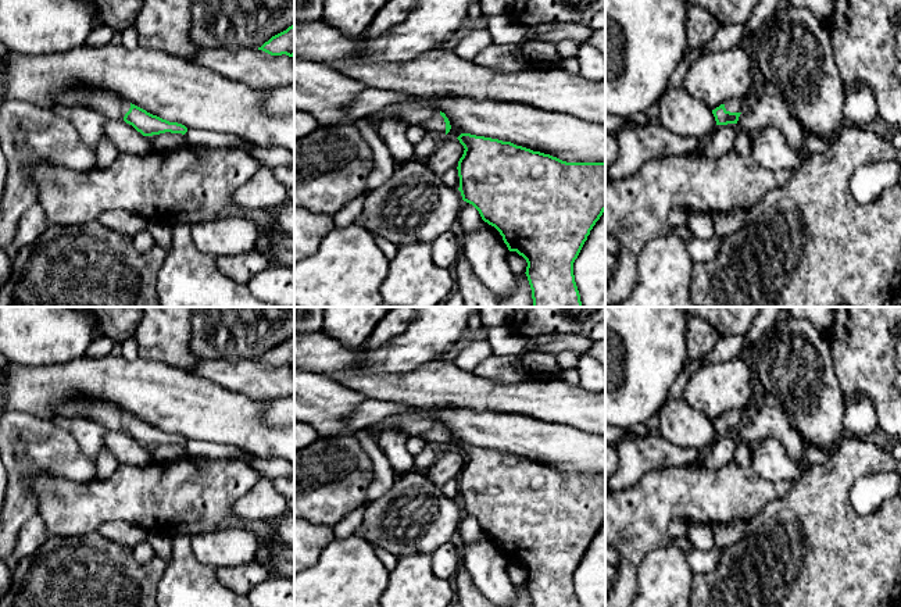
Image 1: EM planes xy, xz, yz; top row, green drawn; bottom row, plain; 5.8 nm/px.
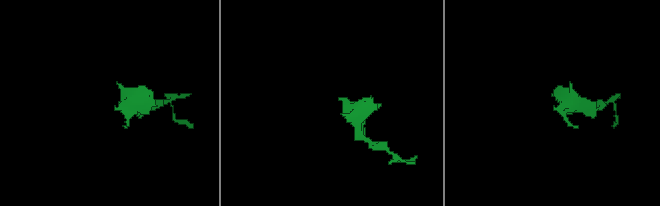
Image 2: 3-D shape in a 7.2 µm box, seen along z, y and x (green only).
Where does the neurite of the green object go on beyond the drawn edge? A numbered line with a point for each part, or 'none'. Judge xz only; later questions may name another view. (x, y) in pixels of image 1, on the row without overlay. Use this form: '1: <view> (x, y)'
1: xz (425, 427)

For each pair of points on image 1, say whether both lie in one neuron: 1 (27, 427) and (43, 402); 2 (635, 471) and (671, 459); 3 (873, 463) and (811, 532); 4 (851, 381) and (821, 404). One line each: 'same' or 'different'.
1: different
2: same
3: same
4: different

